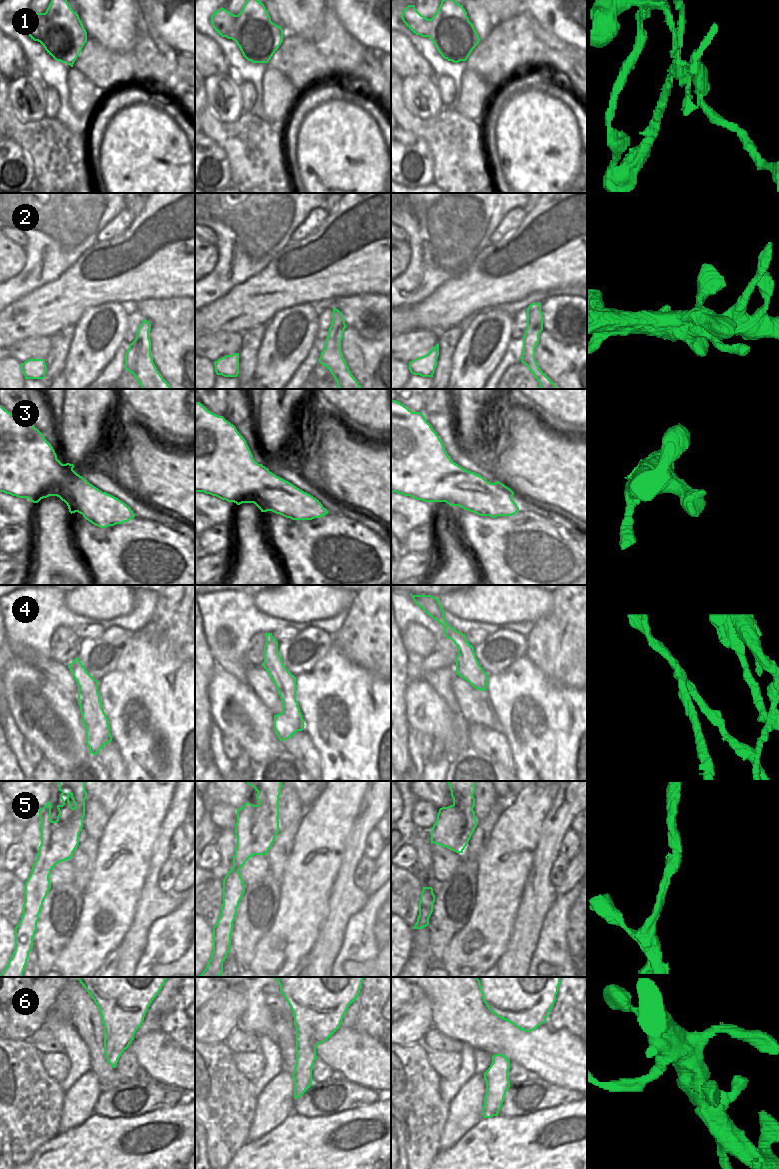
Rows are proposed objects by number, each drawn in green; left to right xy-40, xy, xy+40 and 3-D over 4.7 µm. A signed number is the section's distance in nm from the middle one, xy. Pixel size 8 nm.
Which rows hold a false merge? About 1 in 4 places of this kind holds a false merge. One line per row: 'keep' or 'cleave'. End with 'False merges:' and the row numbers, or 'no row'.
1: cleave
2: keep
3: keep
4: cleave
5: keep
6: keep
False merges: 1, 4

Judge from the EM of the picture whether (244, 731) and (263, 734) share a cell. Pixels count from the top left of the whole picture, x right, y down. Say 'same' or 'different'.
same

